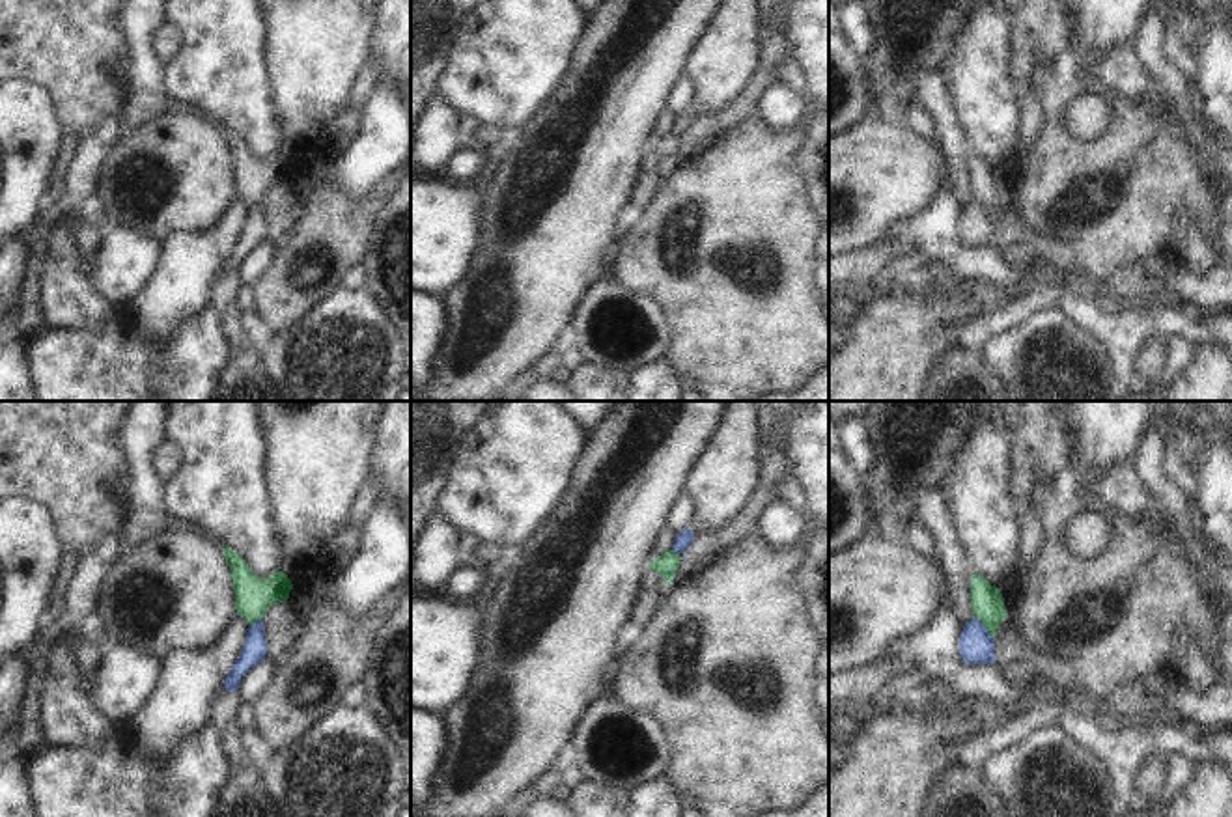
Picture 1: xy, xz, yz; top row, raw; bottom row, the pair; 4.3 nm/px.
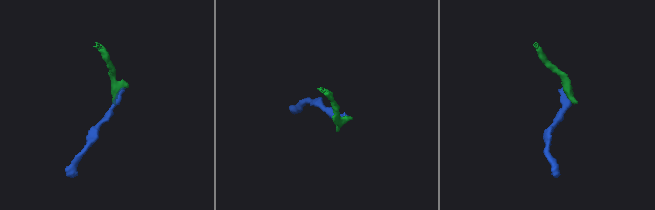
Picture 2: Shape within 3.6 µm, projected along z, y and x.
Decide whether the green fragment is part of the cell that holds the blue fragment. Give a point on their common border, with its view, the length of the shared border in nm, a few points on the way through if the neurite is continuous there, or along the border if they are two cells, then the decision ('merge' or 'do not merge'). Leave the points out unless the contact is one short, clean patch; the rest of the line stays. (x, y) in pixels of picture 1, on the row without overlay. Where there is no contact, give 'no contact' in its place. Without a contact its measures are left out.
meets blue in yz at (984, 209); contact 130 nm long; border along yz (975, 198), (992, 221); do not merge

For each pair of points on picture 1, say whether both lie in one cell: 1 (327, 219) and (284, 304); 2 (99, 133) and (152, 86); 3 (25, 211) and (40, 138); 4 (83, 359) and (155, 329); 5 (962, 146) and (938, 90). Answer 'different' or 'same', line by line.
1: same
2: different
3: same
4: different
5: same

